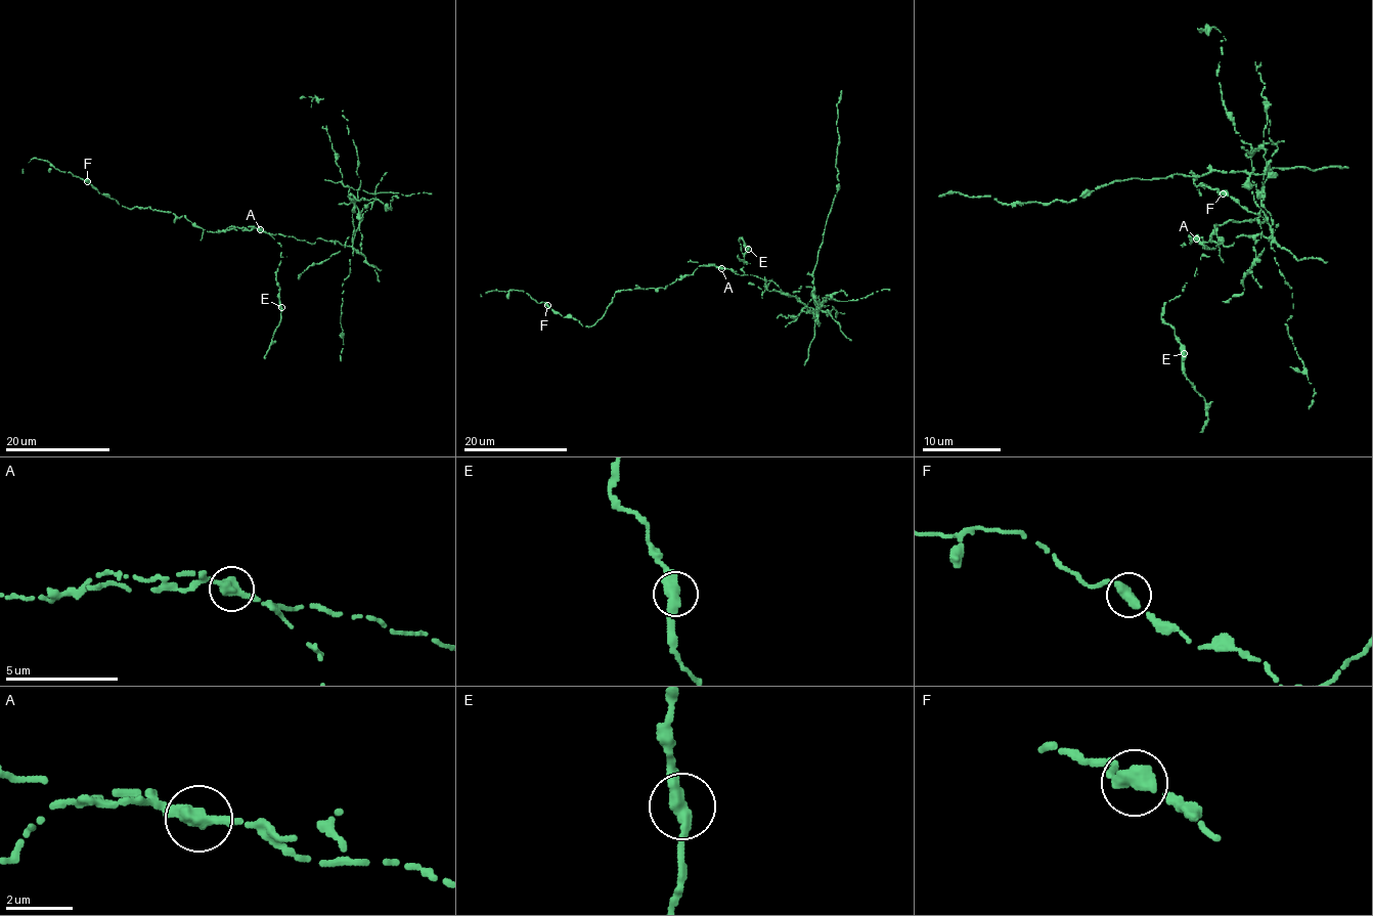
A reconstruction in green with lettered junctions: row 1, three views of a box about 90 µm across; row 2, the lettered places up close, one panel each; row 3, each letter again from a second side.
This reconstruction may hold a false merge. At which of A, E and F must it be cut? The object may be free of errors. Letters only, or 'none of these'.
A

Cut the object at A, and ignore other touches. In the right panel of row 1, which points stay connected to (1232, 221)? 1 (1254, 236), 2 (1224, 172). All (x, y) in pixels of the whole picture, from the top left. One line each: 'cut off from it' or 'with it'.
1: cut off from it
2: cut off from it

